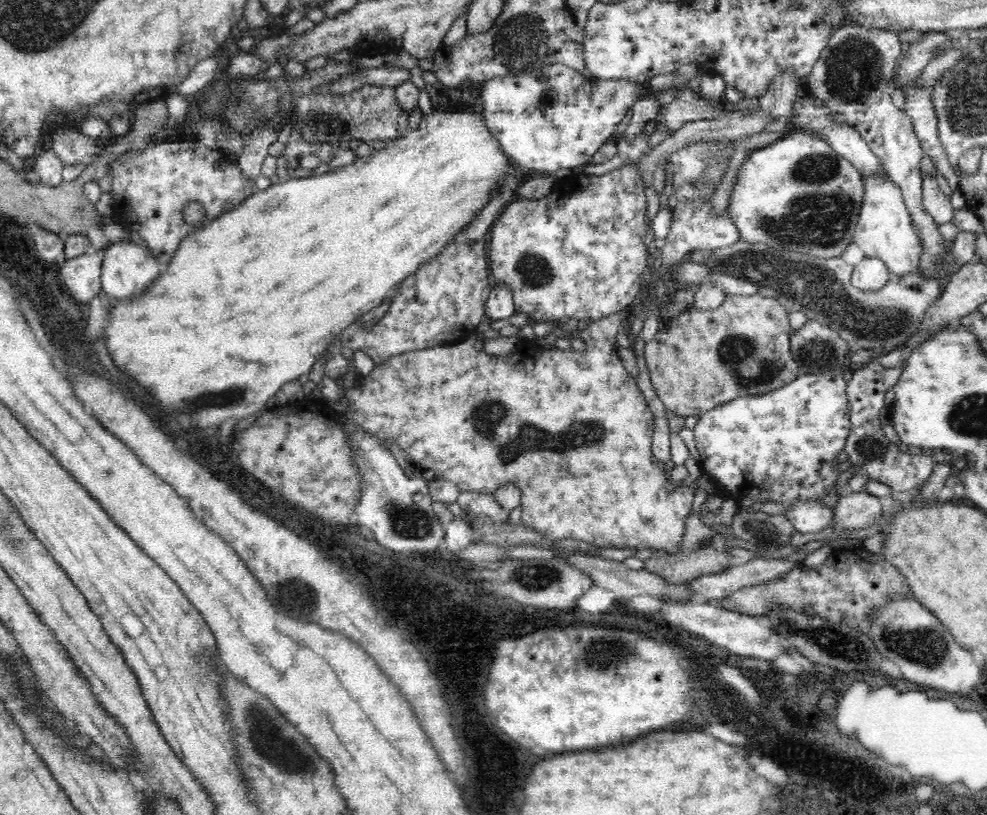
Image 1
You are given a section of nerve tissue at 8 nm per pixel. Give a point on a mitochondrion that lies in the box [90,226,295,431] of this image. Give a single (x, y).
(233, 394)

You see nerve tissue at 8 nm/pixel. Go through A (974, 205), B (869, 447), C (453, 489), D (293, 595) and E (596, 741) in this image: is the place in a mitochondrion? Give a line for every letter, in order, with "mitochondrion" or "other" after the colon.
A: other
B: mitochondrion
C: other
D: mitochondrion
E: other

